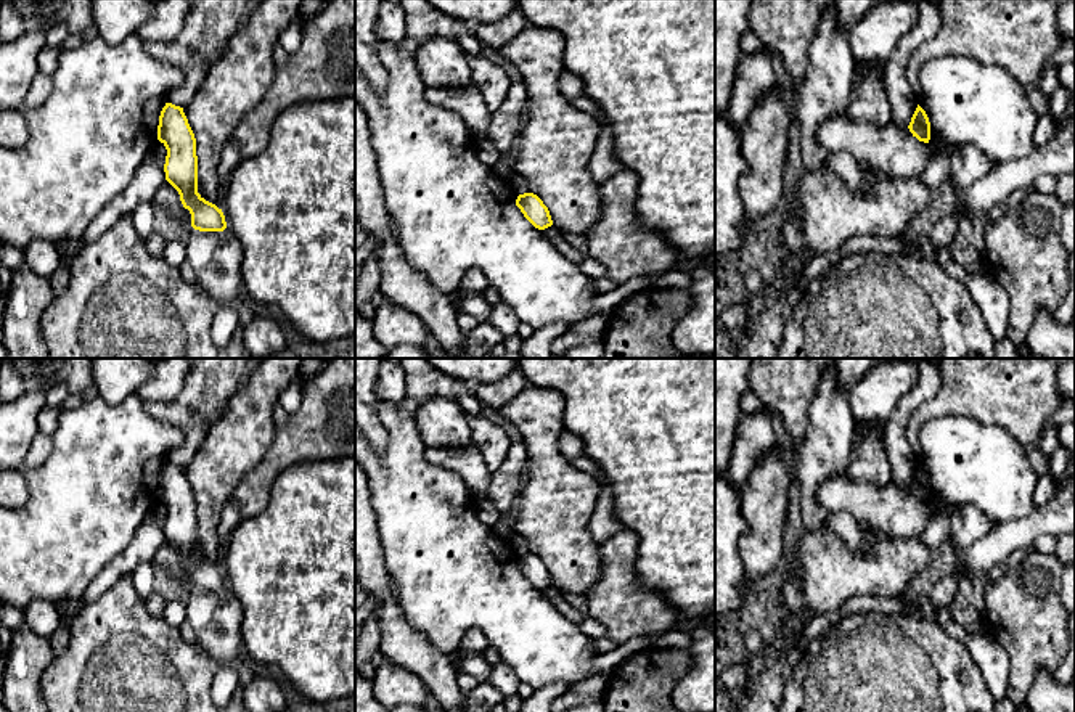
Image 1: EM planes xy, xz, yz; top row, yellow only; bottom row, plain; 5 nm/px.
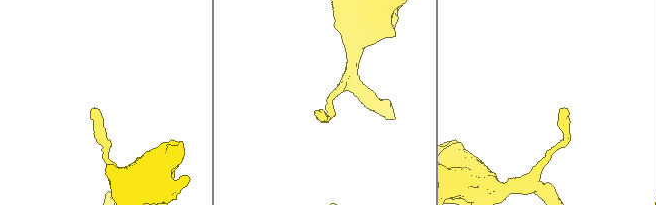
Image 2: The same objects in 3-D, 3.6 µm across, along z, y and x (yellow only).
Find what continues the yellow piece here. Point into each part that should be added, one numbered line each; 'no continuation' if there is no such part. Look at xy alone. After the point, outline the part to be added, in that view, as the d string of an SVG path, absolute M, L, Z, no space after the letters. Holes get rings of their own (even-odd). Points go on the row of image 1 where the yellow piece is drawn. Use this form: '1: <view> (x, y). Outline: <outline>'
no continuation

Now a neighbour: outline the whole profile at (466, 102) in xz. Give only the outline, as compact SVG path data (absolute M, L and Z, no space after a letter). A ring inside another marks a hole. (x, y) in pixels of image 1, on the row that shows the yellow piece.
M476 85L458 88L427 87L424 96L429 103L455 113L474 138L487 135L492 113Z

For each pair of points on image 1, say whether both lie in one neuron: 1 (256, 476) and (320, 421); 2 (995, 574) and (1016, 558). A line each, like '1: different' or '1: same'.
1: same
2: same

